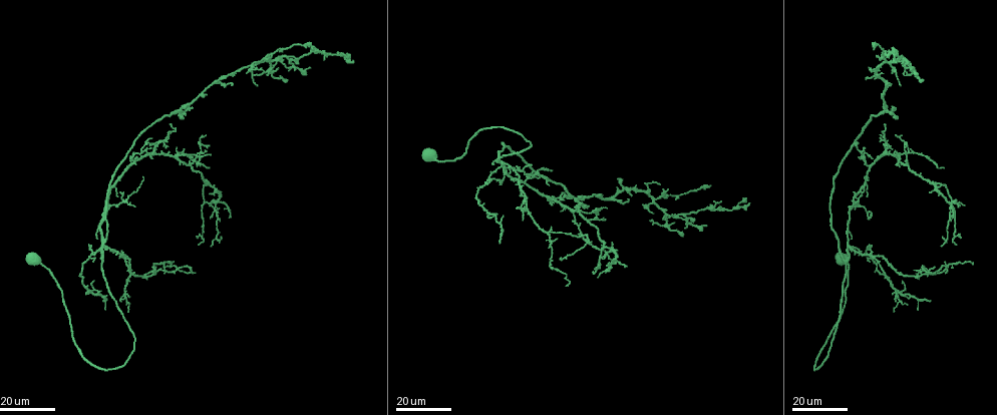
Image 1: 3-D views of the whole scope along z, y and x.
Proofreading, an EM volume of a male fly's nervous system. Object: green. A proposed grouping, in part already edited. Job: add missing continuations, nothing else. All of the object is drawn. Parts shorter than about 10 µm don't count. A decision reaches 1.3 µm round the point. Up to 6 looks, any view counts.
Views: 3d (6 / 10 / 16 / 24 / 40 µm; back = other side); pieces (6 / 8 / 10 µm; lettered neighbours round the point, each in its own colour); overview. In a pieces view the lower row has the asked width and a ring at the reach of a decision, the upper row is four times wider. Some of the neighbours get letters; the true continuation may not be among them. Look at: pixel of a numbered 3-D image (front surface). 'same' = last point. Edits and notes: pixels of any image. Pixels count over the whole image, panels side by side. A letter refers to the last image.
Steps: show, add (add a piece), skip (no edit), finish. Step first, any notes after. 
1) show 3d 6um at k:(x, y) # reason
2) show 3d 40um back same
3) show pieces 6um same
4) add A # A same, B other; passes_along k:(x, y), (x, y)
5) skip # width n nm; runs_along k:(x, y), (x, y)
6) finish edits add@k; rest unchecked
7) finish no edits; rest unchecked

show 3d 16um at 1:(709, 187) # branch stops here

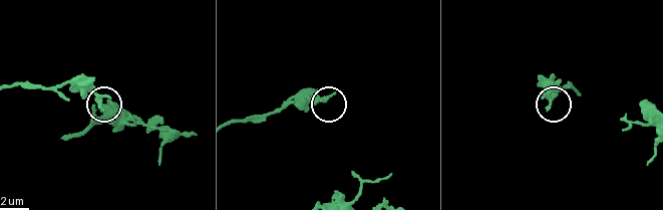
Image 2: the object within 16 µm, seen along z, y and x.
show pieces 8um at 2:(325, 97) # see the neighbours

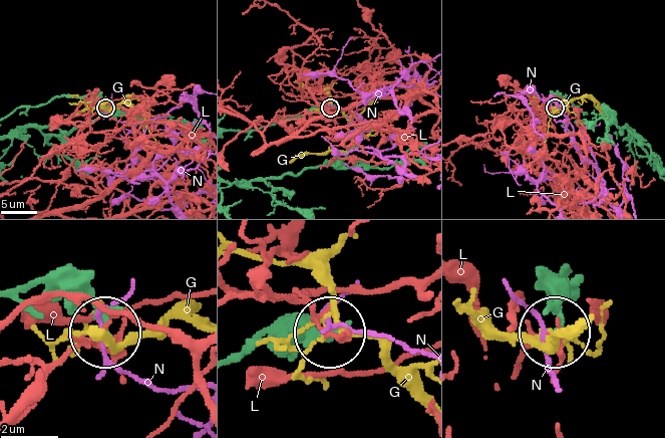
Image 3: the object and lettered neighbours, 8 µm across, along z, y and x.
skip # width 170 nm; G other, L other, N other; no lettered piece goes on from it

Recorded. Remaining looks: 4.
show 3d 16um at 1:(750, 202) # long arm stops here

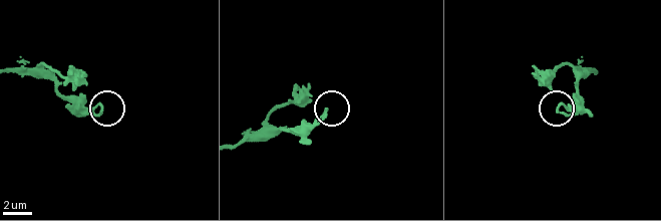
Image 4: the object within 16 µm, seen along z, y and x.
show pieces 8um at 4:(557, 109)

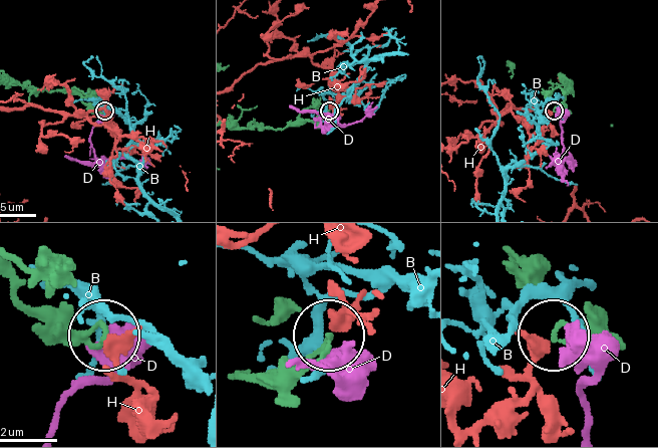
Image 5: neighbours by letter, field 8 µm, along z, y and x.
skip # width 220 nm; B other, D other, H other; no lettered piece goes on from it

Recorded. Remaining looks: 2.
show 3d 24um at 1:(615, 186) # free end

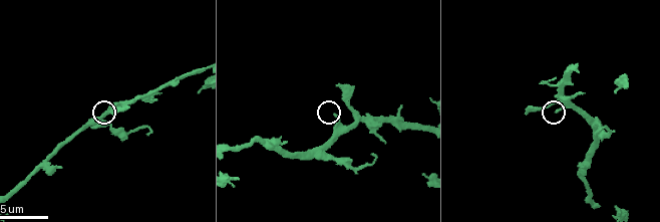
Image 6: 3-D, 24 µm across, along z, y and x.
show pieces 10um at 6:(337, 116)

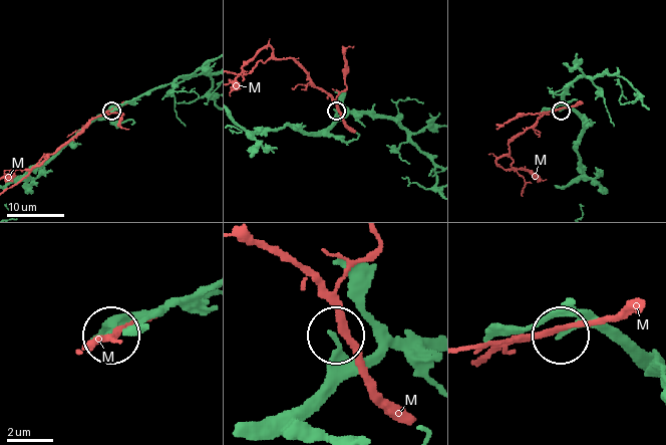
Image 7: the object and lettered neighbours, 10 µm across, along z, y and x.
skip # M other; runs_along 7:(642, 370), (600, 331), (561, 331); none of them fits

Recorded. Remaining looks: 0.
finish no edits; rest unchecked

